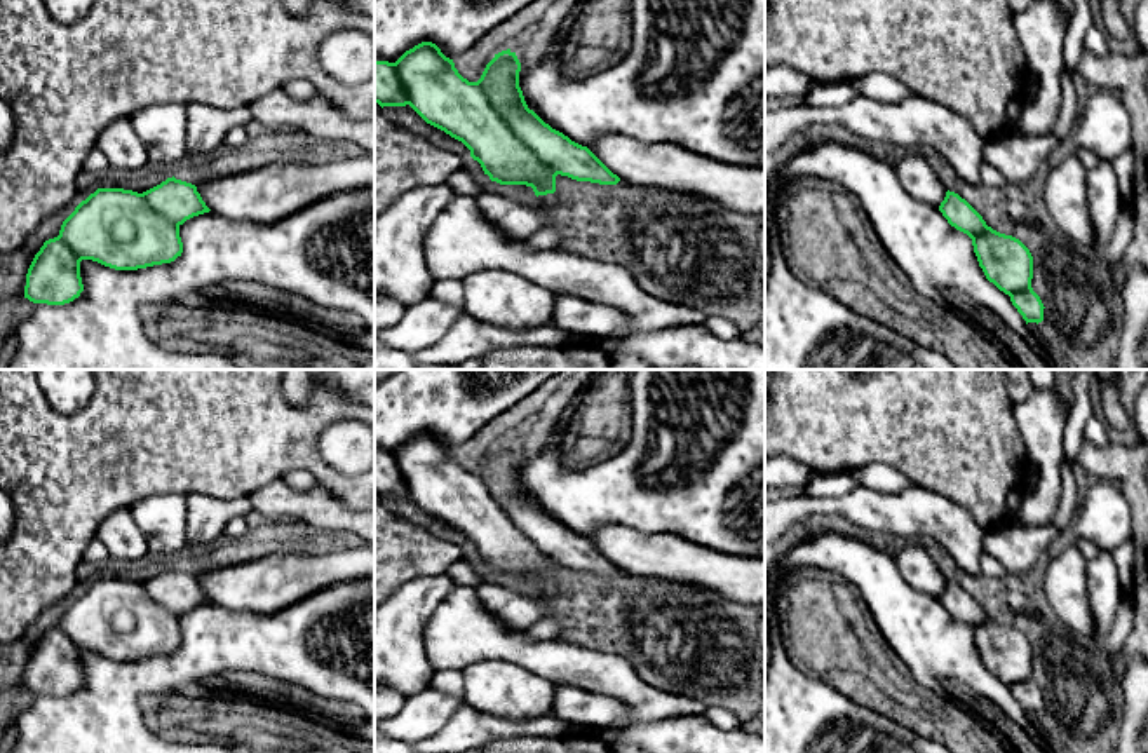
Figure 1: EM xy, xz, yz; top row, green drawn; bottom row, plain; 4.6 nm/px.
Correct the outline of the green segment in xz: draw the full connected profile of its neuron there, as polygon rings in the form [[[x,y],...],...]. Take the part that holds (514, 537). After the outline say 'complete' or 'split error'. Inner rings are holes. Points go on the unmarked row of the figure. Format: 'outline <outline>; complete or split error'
outline [[[422,432],[395,453],[375,451],[375,493],[409,495],[427,514],[462,532],[491,572],[531,577],[537,587],[556,582],[557,565],[599,575],[624,568],[711,589],[742,605],[765,601],[765,560],[618,525],[582,537],[528,499],[519,462],[516,443],[507,439],[477,472],[469,472],[436,434]]]; split error

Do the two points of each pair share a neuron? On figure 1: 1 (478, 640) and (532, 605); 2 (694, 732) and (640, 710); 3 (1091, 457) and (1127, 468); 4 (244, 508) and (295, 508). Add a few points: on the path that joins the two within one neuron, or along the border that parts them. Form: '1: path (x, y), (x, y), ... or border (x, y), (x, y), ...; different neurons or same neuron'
1: border (476, 591), (478, 598), (507, 628), (525, 631); different neurons
2: border (702, 713), (636, 722), (622, 729); different neurons
3: path (1100, 461), (1119, 464); same neuron
4: border (248, 497), (253, 508); different neurons

